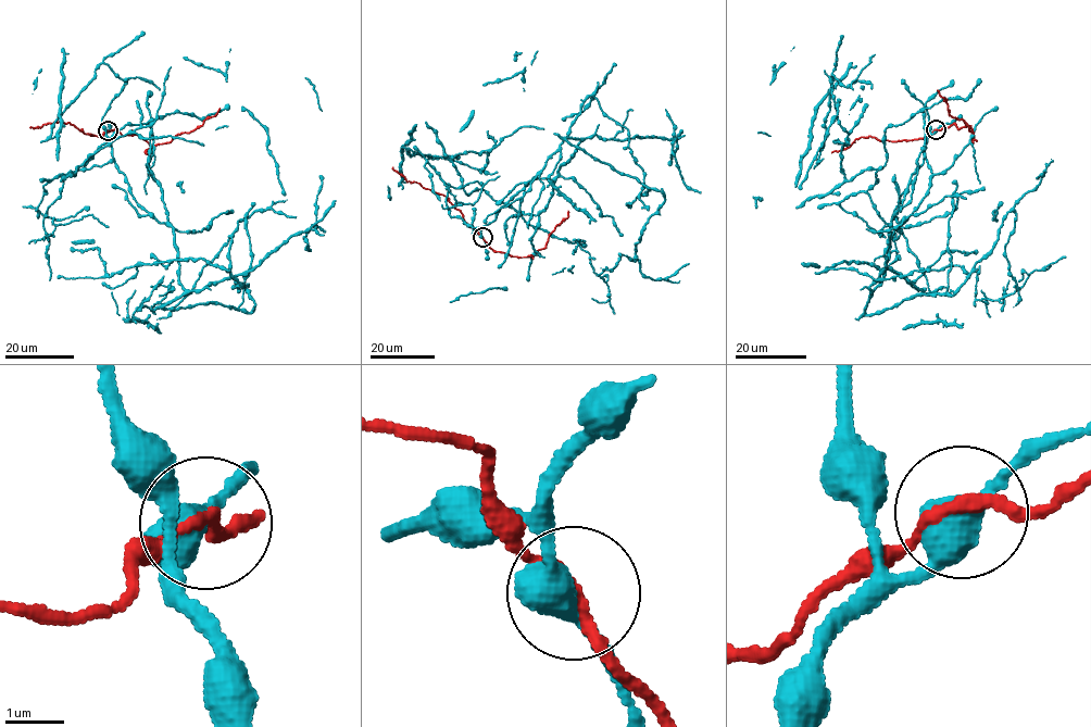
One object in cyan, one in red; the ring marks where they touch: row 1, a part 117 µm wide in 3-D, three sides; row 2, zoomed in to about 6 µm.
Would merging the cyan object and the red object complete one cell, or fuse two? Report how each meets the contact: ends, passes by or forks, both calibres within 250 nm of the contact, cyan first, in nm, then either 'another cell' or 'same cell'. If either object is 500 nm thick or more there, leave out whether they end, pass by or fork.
cyan forks there; red passes by; 380 nm thick on the cyan side, 190 nm on the other; same cell

